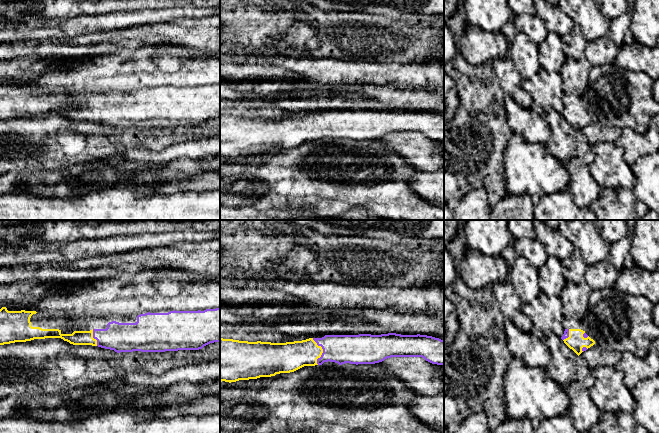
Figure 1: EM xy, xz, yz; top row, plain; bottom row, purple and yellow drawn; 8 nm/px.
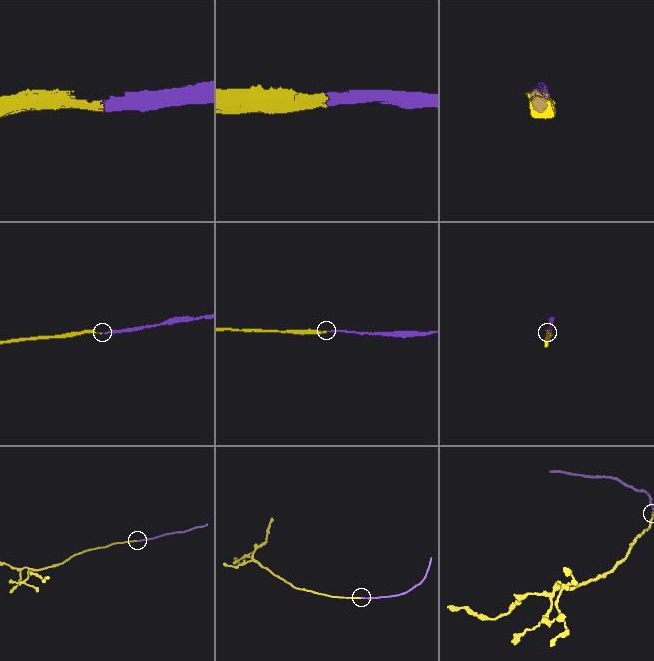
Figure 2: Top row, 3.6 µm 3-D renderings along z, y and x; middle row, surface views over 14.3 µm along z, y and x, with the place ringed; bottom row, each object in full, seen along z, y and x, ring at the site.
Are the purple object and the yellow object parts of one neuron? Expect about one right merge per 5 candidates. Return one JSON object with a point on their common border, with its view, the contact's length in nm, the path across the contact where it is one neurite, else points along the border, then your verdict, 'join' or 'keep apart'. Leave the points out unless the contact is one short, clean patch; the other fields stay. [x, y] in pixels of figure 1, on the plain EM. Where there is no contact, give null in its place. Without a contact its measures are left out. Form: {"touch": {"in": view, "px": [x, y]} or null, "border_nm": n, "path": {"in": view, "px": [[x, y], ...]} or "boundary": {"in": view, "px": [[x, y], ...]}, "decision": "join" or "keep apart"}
{"touch": {"in": "xz", "px": [323, 127]}, "border_nm": 220, "path": {"in": "xz", "px": [[354, 125], [323, 127], [312, 127], [294, 131]]}, "decision": "join"}

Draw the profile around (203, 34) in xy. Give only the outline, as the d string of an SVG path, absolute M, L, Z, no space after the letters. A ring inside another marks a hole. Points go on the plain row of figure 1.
M220 16L181 18L77 37L4 42L0 43L0 61L19 57L81 60L160 44L189 46L203 52L220 51Z

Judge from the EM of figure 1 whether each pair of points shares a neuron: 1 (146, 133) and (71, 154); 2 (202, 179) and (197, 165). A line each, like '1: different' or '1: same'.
1: same
2: different

